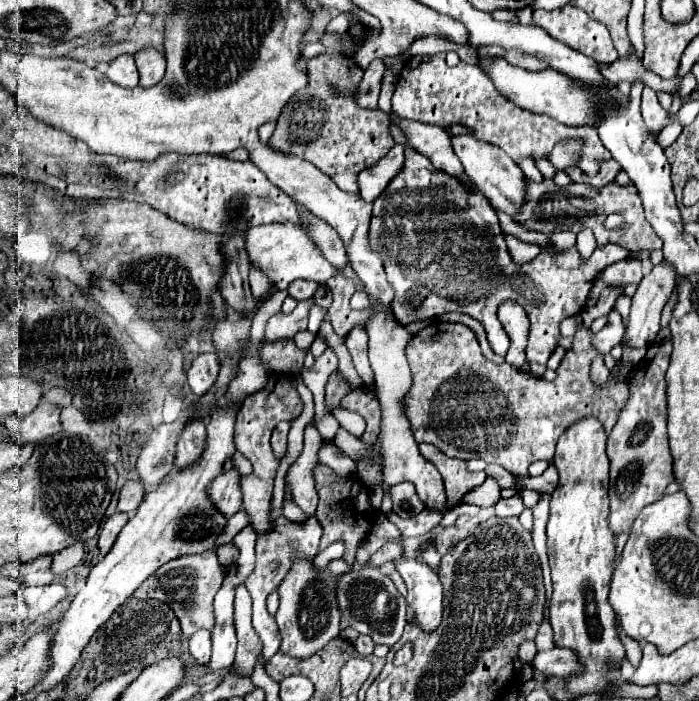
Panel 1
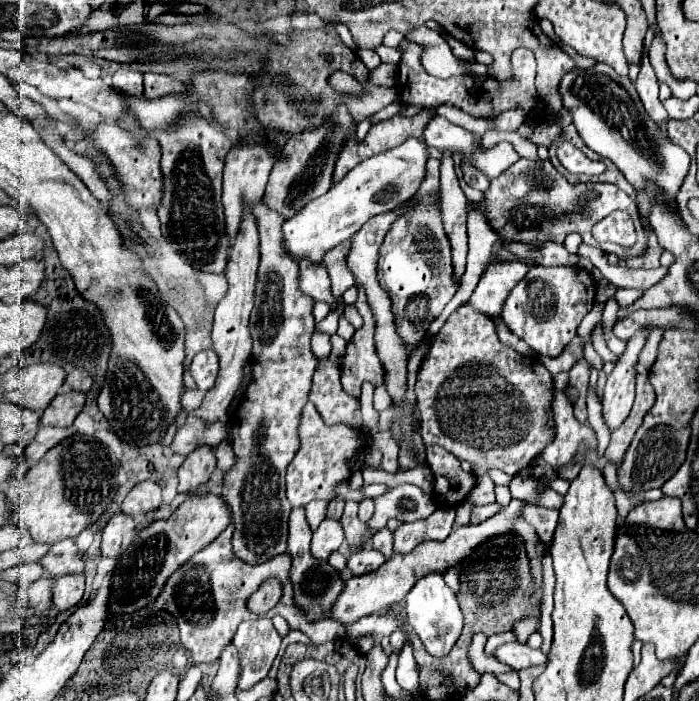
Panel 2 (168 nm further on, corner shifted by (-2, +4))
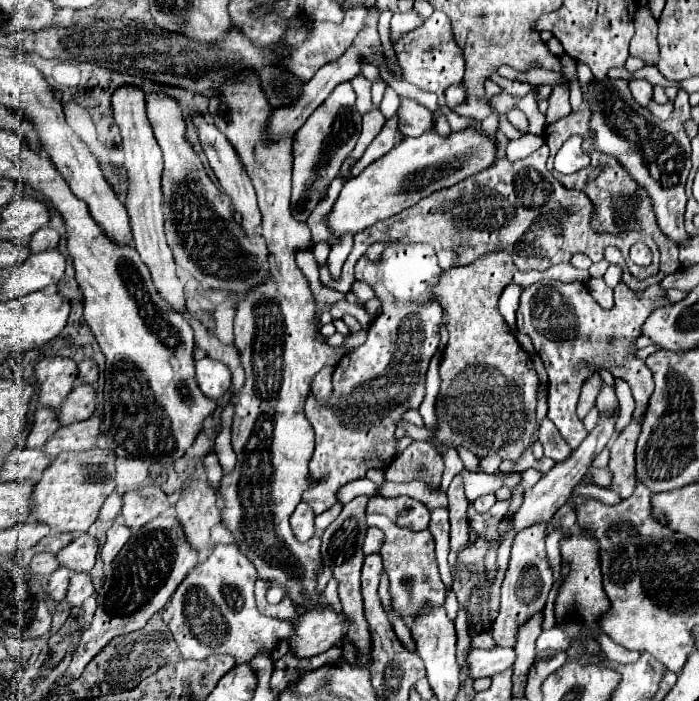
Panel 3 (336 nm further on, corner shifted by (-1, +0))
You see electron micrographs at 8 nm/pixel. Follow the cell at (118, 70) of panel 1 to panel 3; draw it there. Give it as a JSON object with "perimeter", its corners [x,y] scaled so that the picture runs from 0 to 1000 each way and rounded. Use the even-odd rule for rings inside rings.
{"perimeter":[[[176,121],[165,127],[159,141],[162,158],[165,158],[165,175],[173,184],[173,207],[179,215],[179,233],[176,241],[182,244],[182,270],[179,270],[179,295],[187,312],[190,327],[190,350],[196,361],[202,364],[202,372],[213,381],[216,395],[222,401],[222,409],[230,415],[230,421],[245,432],[250,444],[259,444],[265,435],[262,424],[262,407],[253,398],[250,375],[245,367],[245,355],[239,352],[236,332],[233,332],[233,301],[230,301],[230,244],[233,244],[233,224],[230,213],[219,195],[216,175],[207,167],[207,130],[196,121]]]}

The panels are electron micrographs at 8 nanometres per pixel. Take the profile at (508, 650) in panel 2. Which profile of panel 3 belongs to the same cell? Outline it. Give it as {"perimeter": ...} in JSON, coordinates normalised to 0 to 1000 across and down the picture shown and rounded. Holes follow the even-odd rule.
{"perimeter":[[[705,923],[705,926],[677,926],[671,932],[671,966],[705,966],[725,957],[737,946],[740,934],[731,923]]]}

